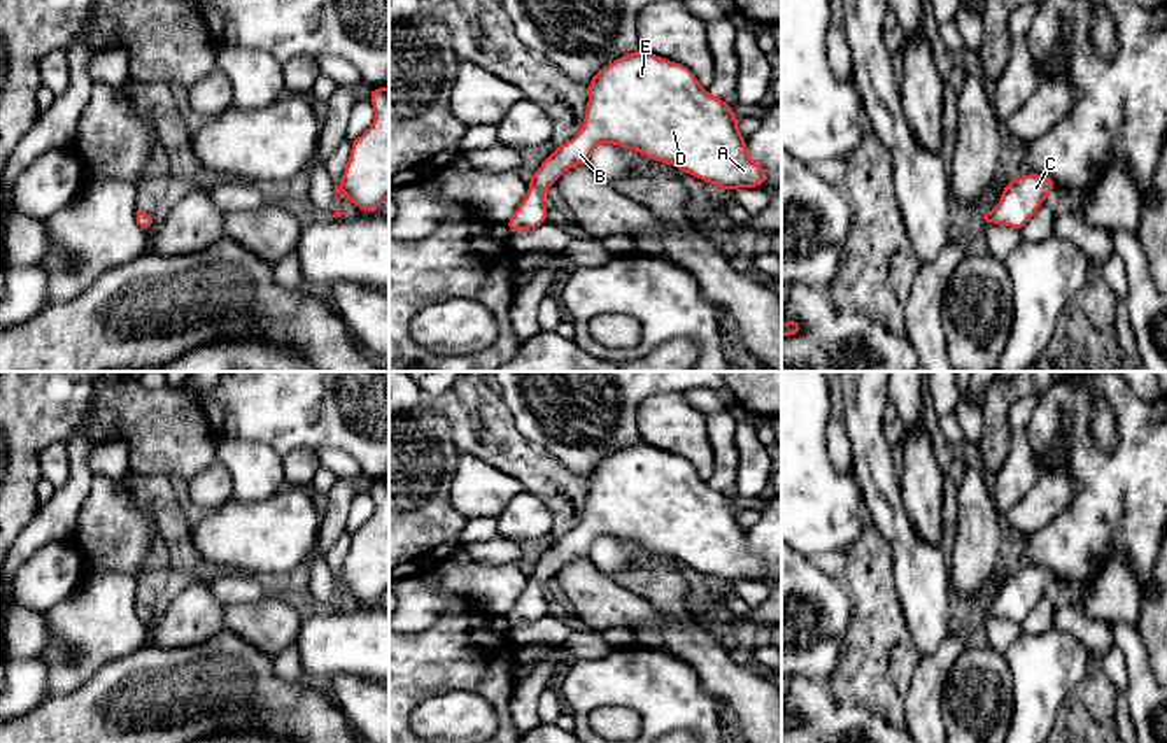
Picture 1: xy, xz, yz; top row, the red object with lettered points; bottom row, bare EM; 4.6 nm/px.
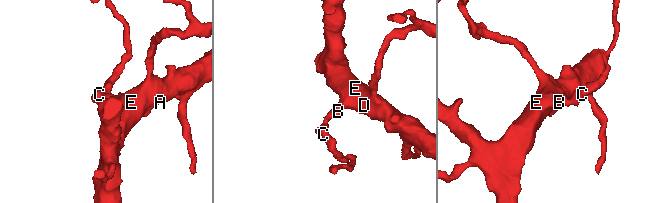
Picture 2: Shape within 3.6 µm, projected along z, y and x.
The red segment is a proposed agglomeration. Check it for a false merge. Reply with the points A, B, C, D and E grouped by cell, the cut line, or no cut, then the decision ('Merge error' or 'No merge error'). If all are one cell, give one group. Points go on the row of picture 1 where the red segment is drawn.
Groups: A B C D E. No split. No merge error

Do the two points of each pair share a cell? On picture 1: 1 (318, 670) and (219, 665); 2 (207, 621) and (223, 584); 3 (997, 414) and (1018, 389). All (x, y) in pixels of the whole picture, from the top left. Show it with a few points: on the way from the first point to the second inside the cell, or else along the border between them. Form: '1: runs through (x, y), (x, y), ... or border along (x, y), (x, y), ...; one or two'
1: border along (304, 679), (321, 682); two
2: border along (207, 584), (225, 605); two
3: runs through (997, 407), (1011, 393); one

